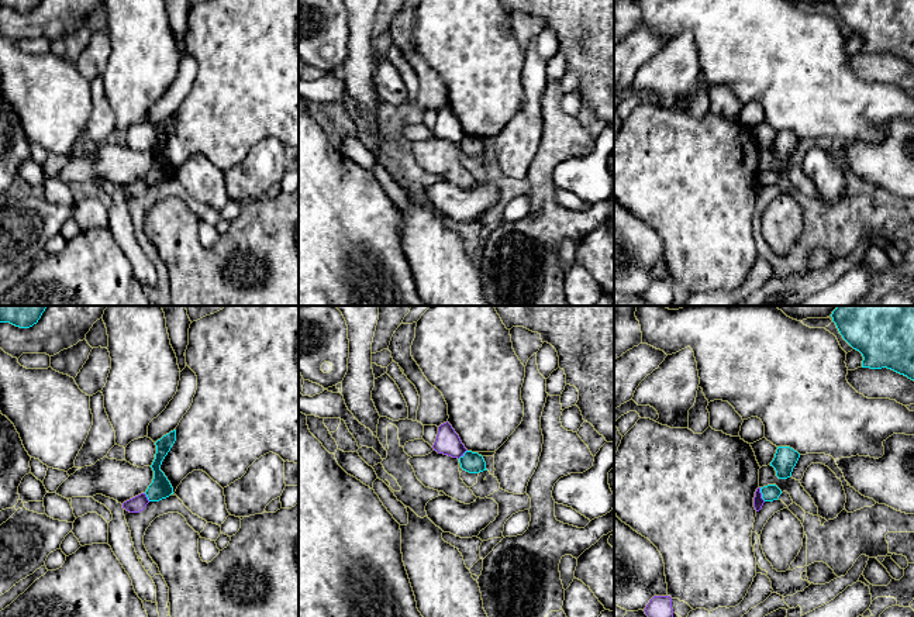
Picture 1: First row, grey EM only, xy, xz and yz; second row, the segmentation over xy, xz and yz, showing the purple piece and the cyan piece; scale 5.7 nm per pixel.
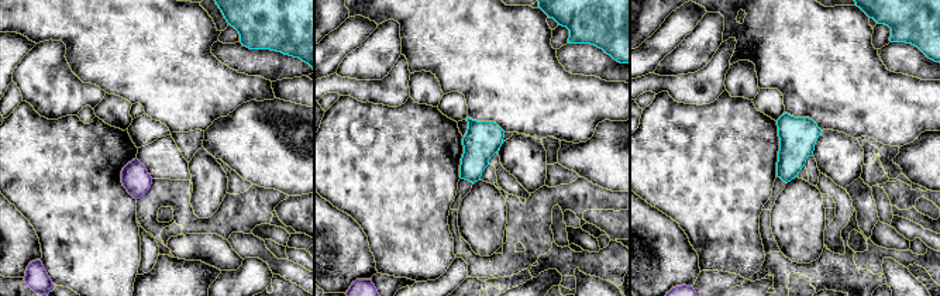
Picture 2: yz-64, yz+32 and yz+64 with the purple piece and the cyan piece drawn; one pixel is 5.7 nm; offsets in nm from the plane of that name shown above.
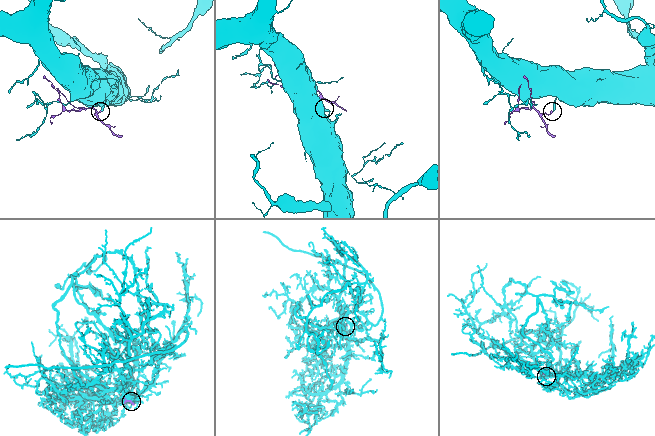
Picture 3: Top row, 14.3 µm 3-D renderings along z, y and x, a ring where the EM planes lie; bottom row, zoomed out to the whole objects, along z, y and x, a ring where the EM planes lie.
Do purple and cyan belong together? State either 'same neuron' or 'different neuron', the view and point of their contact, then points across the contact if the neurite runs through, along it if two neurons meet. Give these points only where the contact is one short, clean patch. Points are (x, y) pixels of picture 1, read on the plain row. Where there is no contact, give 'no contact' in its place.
different neuron | yz (761, 179) | along yz (759, 172), (761, 181), (765, 185)

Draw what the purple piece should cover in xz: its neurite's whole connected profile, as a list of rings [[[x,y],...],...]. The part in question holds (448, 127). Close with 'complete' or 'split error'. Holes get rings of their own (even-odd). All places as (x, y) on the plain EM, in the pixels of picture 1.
[[[448,106],[438,111],[438,118],[432,132],[438,138],[444,138],[458,144],[468,135],[462,128],[459,120]]]; complete

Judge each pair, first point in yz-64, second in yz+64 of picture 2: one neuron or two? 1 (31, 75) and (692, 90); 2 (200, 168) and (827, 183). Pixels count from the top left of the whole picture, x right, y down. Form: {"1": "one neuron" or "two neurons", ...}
{"1": "two neurons", "2": "two neurons"}

